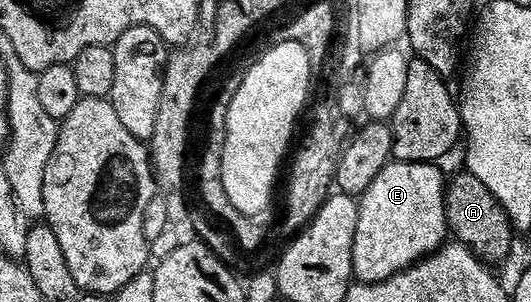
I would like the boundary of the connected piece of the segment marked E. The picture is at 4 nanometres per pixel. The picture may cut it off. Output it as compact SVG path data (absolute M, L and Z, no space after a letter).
M393 160L359 198L358 231L354 235L352 252L352 272L359 284L377 285L398 275L403 269L411 269L449 240L448 208L444 198L446 176L440 168L436 163Z

